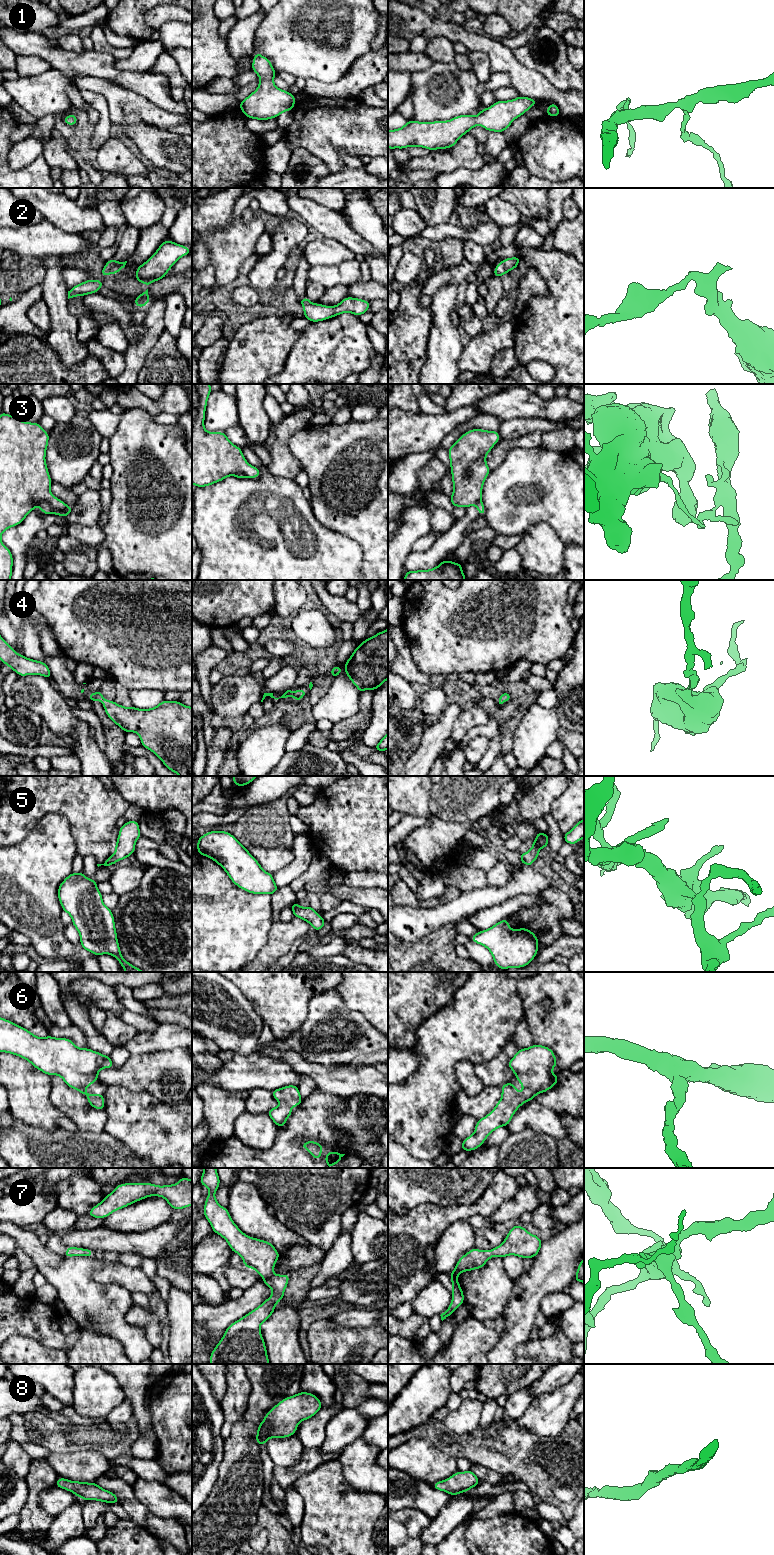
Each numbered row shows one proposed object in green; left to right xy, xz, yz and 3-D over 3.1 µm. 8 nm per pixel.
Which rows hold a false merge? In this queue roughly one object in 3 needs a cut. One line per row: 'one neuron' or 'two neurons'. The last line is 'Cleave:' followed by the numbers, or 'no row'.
1: one neuron
2: one neuron
3: two neurons
4: one neuron
5: one neuron
6: one neuron
7: one neuron
8: one neuron
Cleave: 3

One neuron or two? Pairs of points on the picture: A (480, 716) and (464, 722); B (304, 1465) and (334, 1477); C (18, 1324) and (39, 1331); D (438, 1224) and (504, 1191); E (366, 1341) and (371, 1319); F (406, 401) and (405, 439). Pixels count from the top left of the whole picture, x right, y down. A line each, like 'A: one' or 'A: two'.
A: one
B: two
C: one
D: one
E: two
F: two

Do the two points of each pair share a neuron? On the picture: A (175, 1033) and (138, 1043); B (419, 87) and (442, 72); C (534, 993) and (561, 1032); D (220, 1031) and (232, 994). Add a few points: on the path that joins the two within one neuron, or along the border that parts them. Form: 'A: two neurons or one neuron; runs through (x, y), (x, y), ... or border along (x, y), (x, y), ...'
A: one neuron; runs through (166, 1036), (147, 1042)
B: one neuron; runs through (425, 87), (436, 78)
C: one neuron; runs through (547, 992), (561, 1005), (561, 1019)
D: one neuron; runs through (218, 1022), (218, 1008), (223, 1003)

